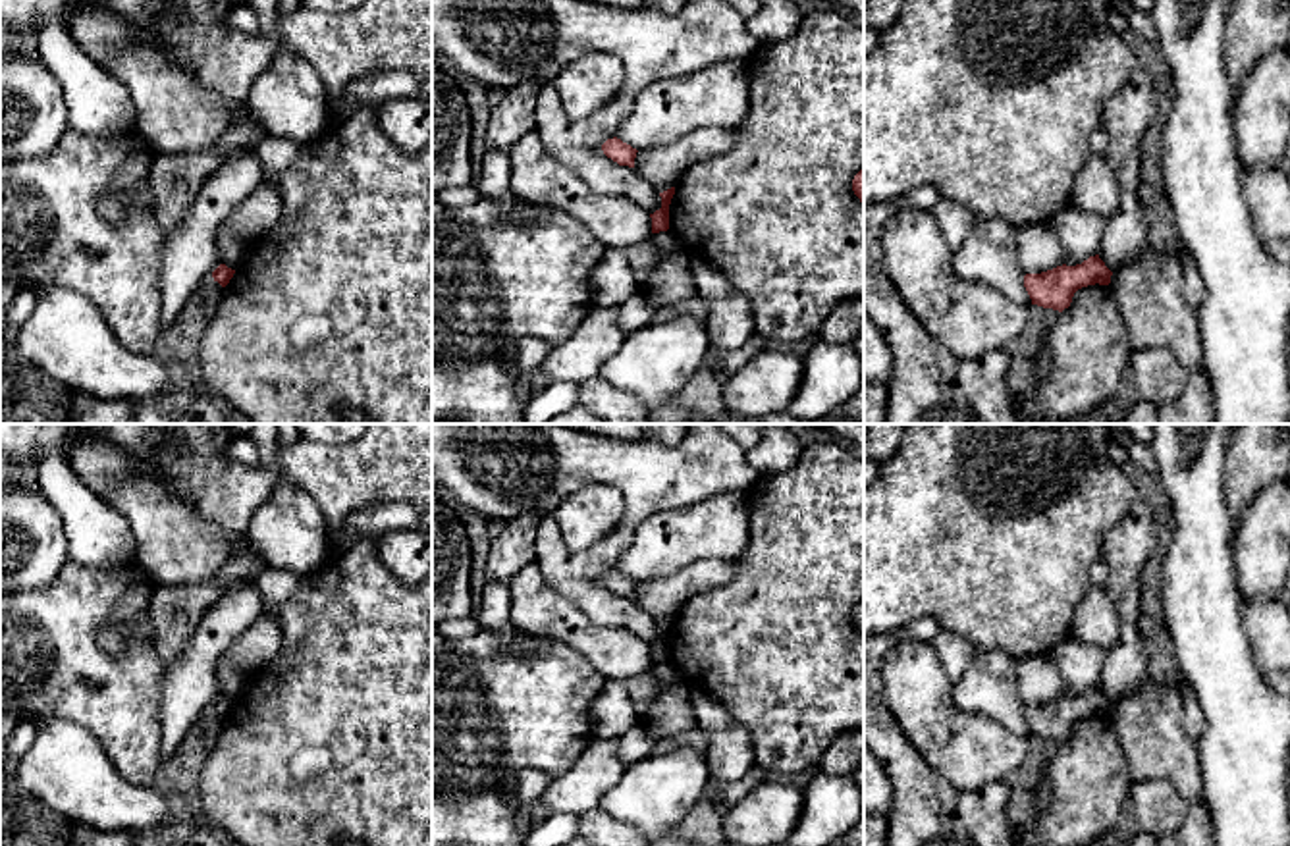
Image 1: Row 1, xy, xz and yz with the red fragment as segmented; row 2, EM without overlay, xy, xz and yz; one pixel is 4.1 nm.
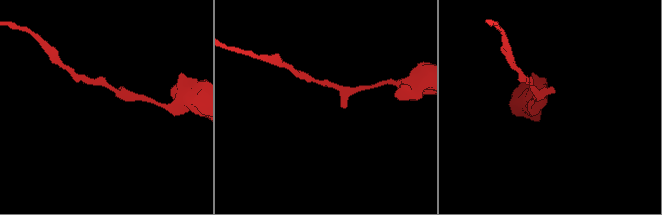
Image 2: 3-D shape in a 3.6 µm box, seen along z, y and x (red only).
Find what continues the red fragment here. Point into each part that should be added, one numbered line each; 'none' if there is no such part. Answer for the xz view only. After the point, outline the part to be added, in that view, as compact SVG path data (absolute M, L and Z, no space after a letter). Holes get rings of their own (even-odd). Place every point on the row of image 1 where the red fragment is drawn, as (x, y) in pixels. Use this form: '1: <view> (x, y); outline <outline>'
none

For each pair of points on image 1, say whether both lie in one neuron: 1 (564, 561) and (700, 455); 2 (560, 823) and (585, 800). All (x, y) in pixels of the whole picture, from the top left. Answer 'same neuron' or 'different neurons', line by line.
1: same neuron
2: different neurons

